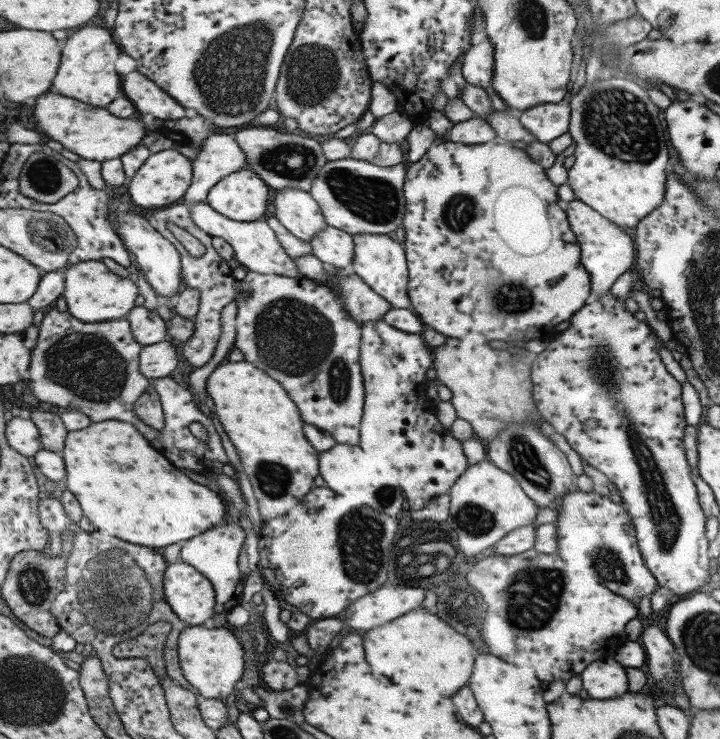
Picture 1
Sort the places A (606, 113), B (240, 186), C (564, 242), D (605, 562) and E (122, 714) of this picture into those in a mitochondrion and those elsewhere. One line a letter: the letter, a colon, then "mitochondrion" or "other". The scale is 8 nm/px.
A: mitochondrion
B: other
C: other
D: mitochondrion
E: other

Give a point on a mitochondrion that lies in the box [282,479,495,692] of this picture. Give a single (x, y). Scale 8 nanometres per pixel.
(364, 533)

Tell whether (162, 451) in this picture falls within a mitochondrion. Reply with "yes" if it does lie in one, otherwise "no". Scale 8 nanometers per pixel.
no

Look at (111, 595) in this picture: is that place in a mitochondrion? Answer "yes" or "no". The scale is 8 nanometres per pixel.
yes

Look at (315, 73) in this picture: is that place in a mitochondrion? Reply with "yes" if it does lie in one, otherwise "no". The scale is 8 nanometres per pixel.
yes

